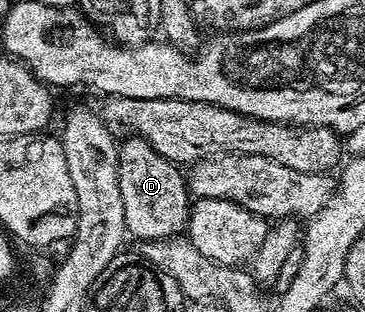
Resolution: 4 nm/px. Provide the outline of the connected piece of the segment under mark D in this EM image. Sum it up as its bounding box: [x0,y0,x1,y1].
[118,136,191,241]

